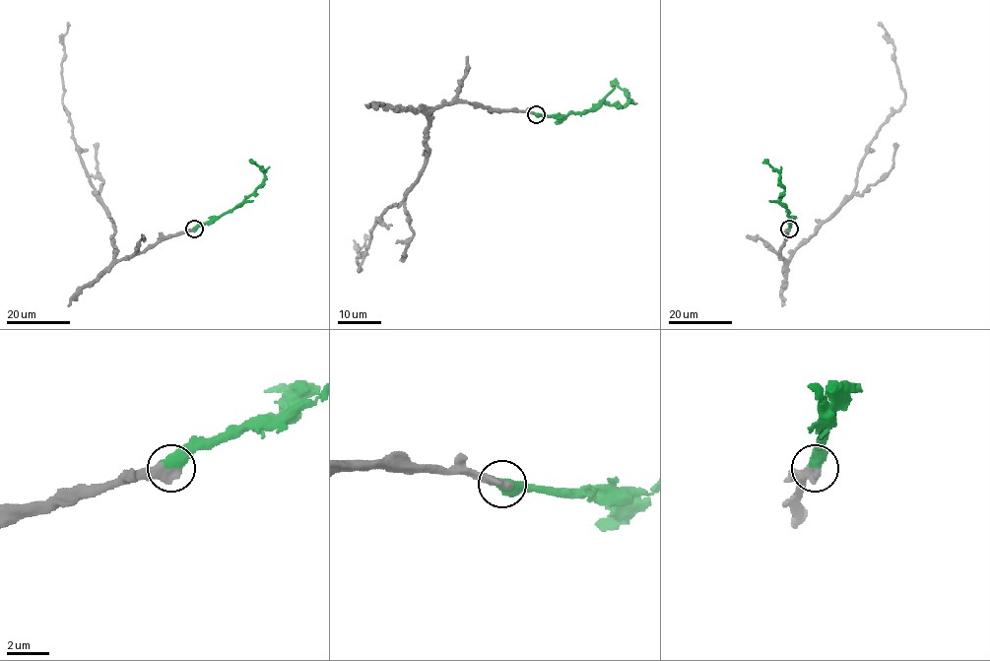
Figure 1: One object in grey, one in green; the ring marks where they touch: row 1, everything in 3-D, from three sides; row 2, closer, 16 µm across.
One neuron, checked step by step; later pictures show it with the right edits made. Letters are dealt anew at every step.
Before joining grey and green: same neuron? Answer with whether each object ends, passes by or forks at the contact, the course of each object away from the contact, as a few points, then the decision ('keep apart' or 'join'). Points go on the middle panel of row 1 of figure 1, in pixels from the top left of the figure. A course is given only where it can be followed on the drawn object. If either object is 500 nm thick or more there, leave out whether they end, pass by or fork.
grey via (536, 114), (466, 103), (436, 107), (428, 116), (428, 160), (421, 176), (375, 222), (359, 271), (364, 234) | green via (536, 114), (582, 112), (593, 110), (601, 102), (622, 107), (630, 100), (622, 89), (610, 82) | join

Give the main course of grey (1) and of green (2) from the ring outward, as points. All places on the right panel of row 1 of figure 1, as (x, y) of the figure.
1: (789, 230), (781, 251), (789, 259), (850, 195), (865, 148), (903, 103), (905, 93), (893, 45), (878, 22)
2: (789, 230), (789, 215), (780, 201), (784, 187), (779, 173), (764, 160)

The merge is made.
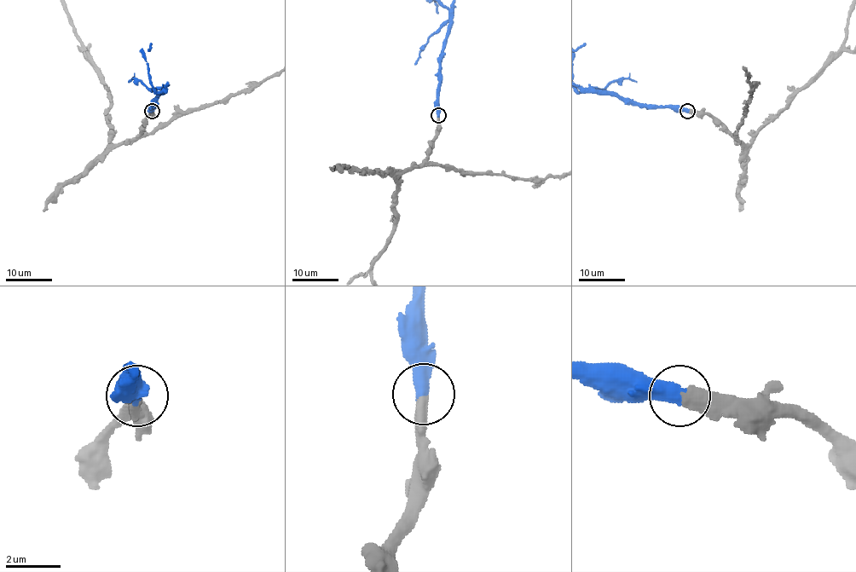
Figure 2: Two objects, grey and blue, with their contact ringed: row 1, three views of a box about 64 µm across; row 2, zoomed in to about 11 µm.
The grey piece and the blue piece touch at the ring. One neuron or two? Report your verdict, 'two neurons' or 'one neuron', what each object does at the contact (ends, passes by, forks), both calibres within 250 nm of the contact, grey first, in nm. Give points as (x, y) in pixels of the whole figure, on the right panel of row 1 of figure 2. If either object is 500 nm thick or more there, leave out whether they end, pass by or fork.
one neuron; calibres 550 and 550 nm

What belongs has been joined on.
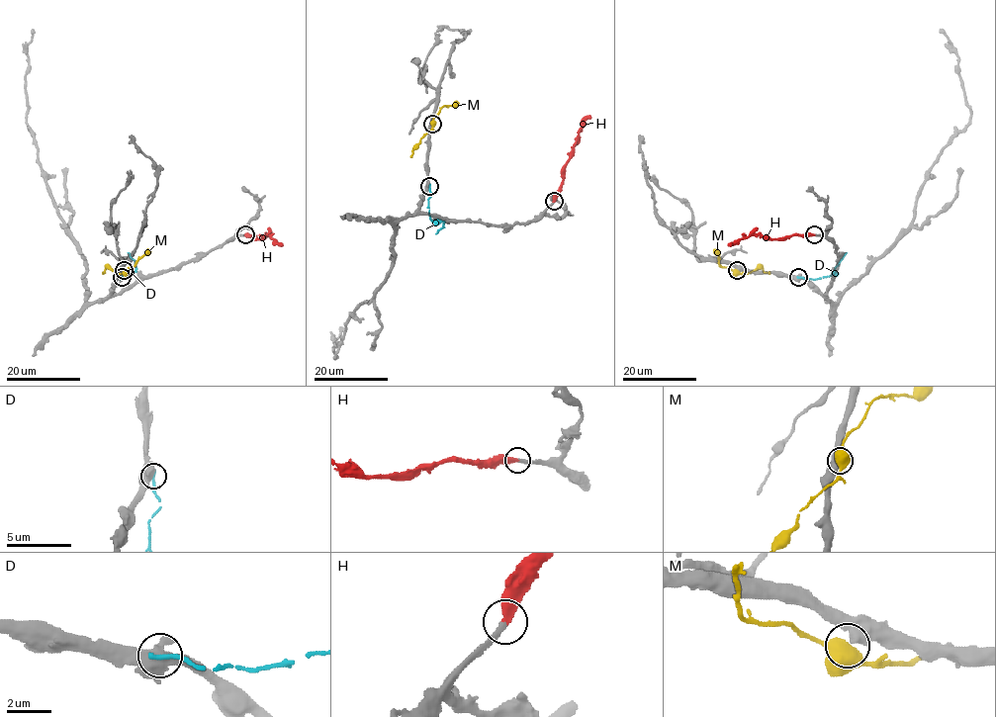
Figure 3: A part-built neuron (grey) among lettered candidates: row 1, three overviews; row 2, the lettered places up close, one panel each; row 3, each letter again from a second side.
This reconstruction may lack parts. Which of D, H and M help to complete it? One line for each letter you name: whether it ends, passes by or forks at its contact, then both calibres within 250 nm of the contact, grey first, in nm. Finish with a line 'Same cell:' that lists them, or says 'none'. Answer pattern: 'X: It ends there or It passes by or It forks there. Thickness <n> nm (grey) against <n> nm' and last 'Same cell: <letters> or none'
H: It ends there. Thickness 280 nm (grey) against 440 nm
Same cell: H

